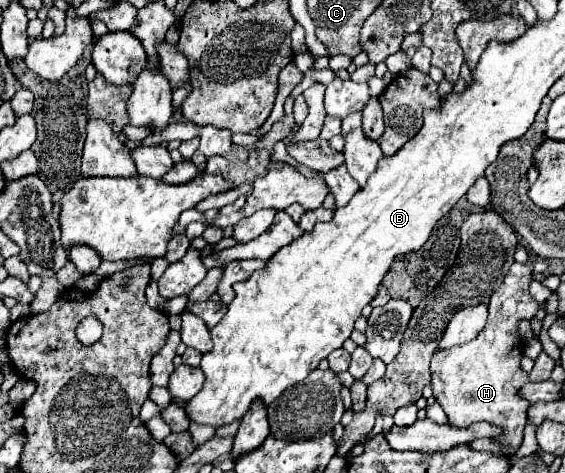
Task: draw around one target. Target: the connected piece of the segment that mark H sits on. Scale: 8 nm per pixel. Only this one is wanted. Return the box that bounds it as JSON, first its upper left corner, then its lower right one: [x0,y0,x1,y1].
[431,263,539,451]

